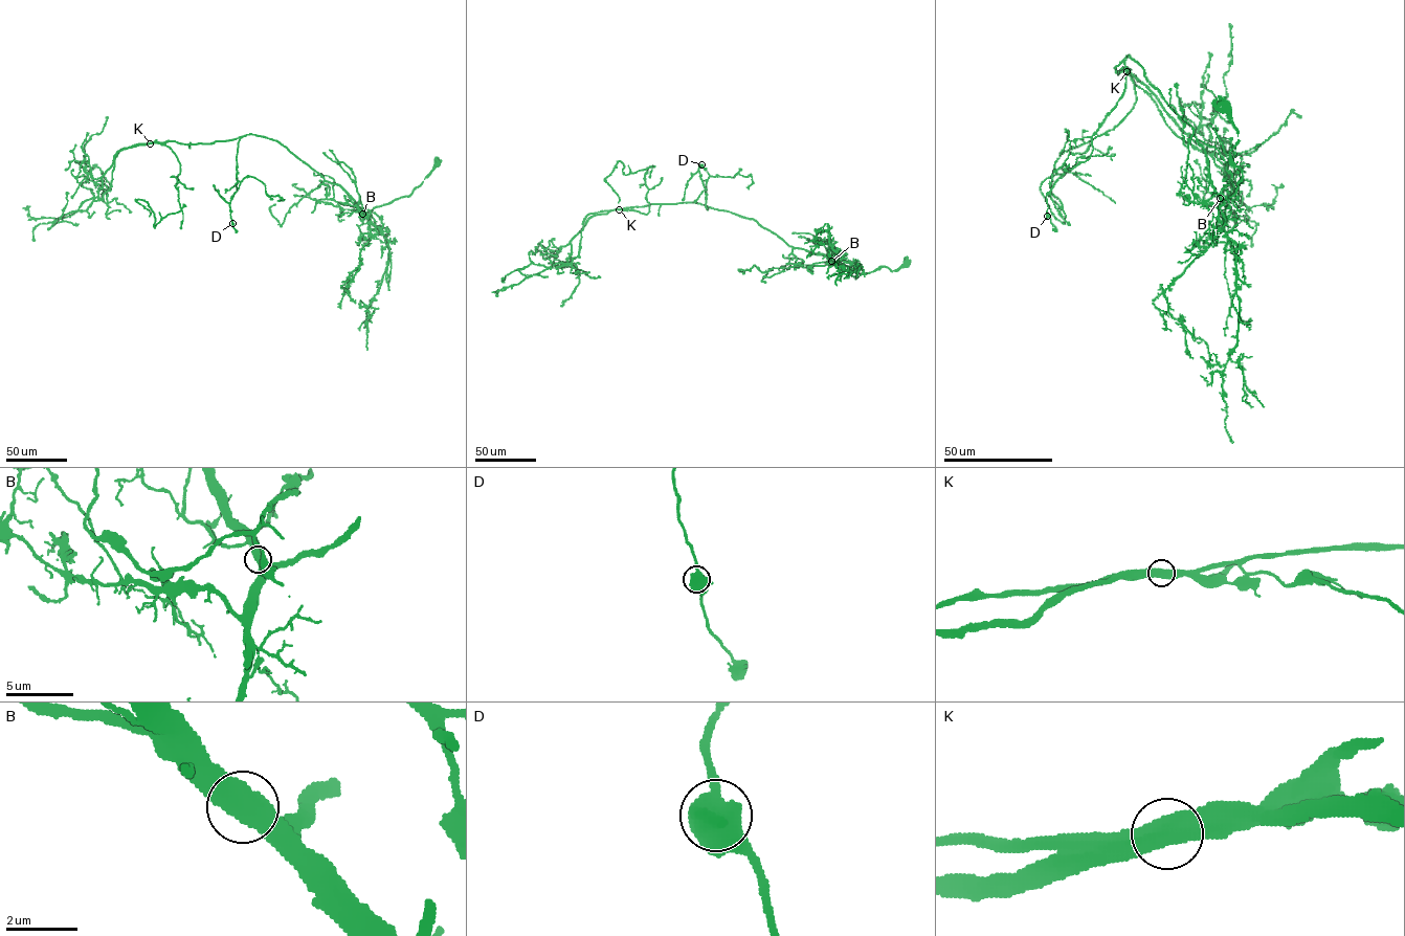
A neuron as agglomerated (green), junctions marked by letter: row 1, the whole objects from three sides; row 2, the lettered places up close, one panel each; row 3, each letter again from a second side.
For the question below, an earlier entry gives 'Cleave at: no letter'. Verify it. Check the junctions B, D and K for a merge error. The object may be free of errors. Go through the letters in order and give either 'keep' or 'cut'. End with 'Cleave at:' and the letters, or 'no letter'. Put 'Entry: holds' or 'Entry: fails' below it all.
B: keep
D: keep
K: cut
Cleave at: K
Entry: fails

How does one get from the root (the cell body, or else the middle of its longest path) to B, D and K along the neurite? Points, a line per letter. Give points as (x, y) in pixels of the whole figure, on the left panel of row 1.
B: (438, 161), (409, 195), (362, 214)
D: (438, 161), (409, 195), (364, 214), (340, 186), (277, 141), (245, 135), (236, 157), (232, 223)
K: (438, 161), (409, 195), (364, 214), (338, 185), (264, 137), (150, 143)

